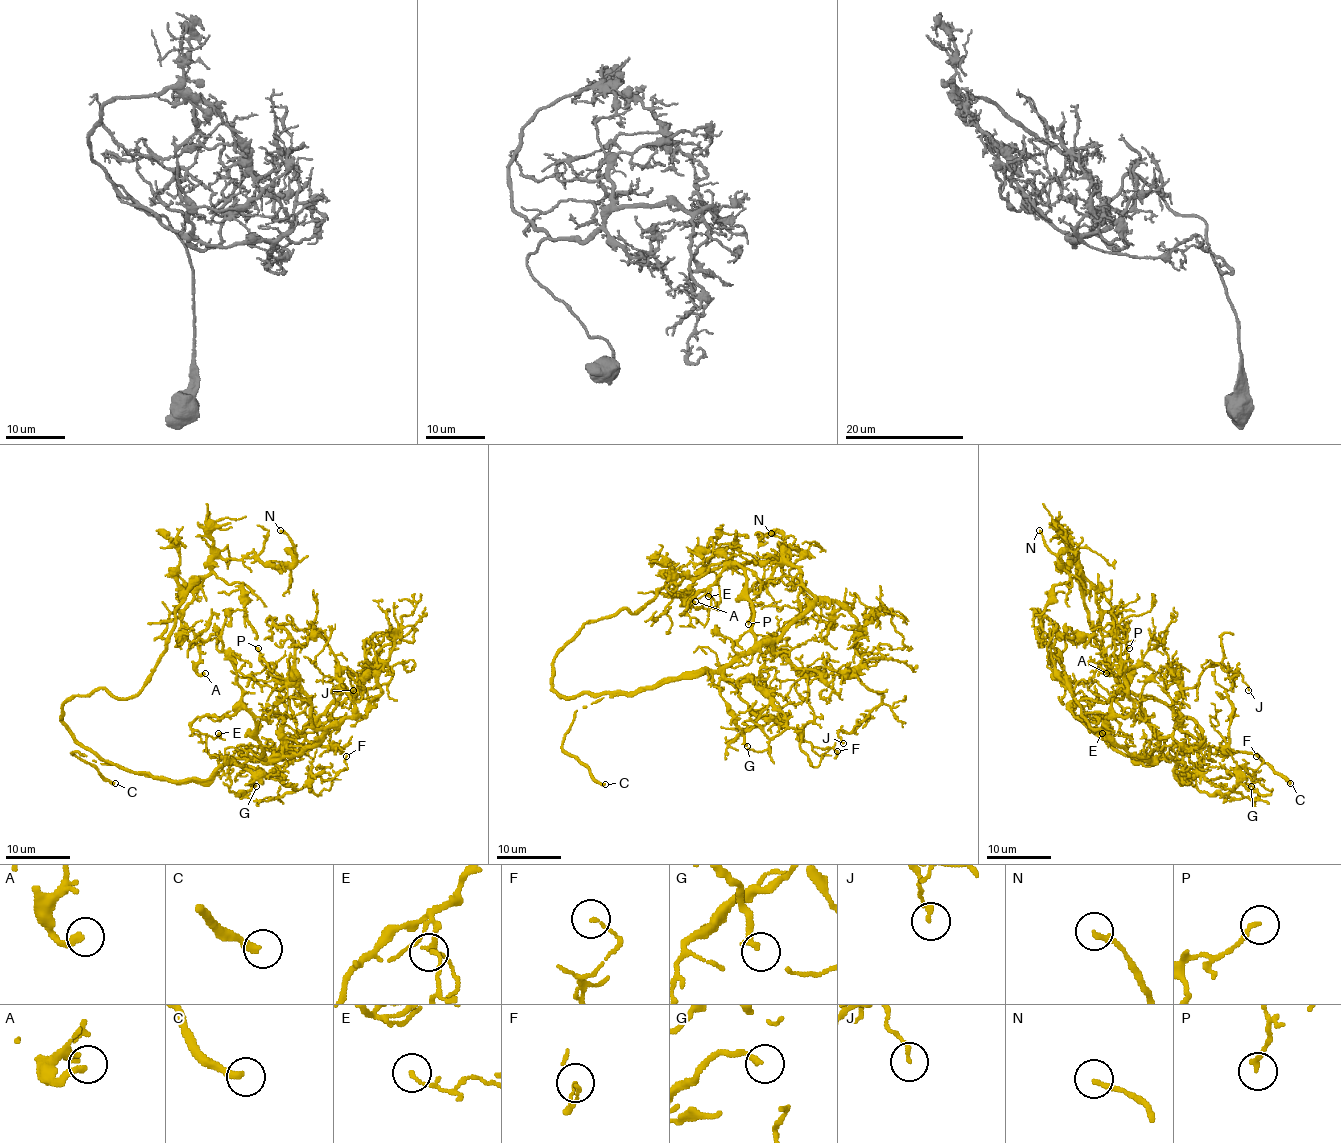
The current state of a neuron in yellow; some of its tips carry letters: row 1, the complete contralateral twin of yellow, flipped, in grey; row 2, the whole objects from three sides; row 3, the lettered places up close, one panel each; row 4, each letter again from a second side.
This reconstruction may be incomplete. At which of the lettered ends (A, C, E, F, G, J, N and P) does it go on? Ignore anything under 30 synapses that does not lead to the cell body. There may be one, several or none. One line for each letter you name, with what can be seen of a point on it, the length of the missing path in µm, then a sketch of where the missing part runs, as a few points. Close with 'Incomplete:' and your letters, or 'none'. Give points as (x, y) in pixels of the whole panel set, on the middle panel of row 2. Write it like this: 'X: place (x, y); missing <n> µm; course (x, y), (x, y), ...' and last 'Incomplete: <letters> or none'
C: place (605, 784); missing 25 µm; course (605, 784), (620, 797), (623, 812), (645, 838), (668, 823), (670, 828)
Incomplete: C

